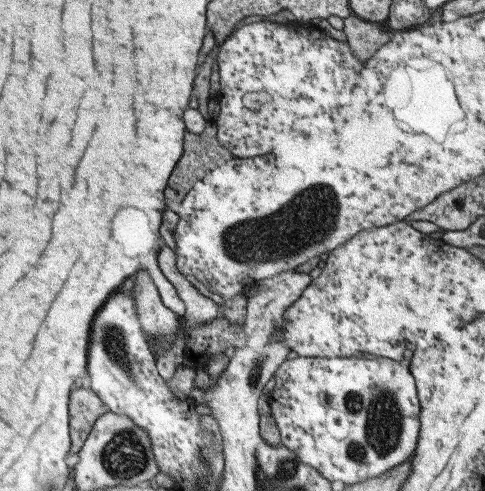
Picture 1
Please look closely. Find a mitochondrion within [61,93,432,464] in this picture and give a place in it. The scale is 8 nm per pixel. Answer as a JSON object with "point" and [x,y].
{"point":[311,227]}

